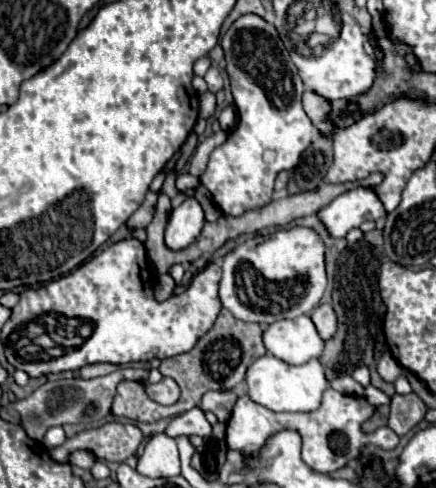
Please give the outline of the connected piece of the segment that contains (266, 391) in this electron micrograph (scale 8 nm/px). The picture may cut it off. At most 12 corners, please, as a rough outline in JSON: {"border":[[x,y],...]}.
{"border":[[272,353],[250,365],[250,399],[270,411],[314,411],[328,387],[318,359]]}

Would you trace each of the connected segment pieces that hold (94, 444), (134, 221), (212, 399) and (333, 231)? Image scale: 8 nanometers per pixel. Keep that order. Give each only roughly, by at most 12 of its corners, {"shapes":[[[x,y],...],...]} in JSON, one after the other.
{"shapes":[[[110,421],[86,429],[52,449],[64,463],[86,449],[102,461],[124,463],[136,453],[142,431]],[[148,191],[146,199],[126,221],[130,231],[144,229],[152,221],[160,191]],[[208,391],[200,409],[221,413],[226,423],[236,403],[234,391]],[[346,191],[318,211],[334,239],[386,217],[376,193]]]}

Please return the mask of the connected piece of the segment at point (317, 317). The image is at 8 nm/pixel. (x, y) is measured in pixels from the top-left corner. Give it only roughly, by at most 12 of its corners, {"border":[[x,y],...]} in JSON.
{"border":[[318,305],[310,319],[322,339],[336,333],[332,305]]}

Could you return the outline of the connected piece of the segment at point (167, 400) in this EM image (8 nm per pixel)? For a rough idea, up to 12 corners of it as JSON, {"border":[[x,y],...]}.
{"border":[[170,377],[146,385],[146,395],[160,405],[174,405],[180,387]]}

